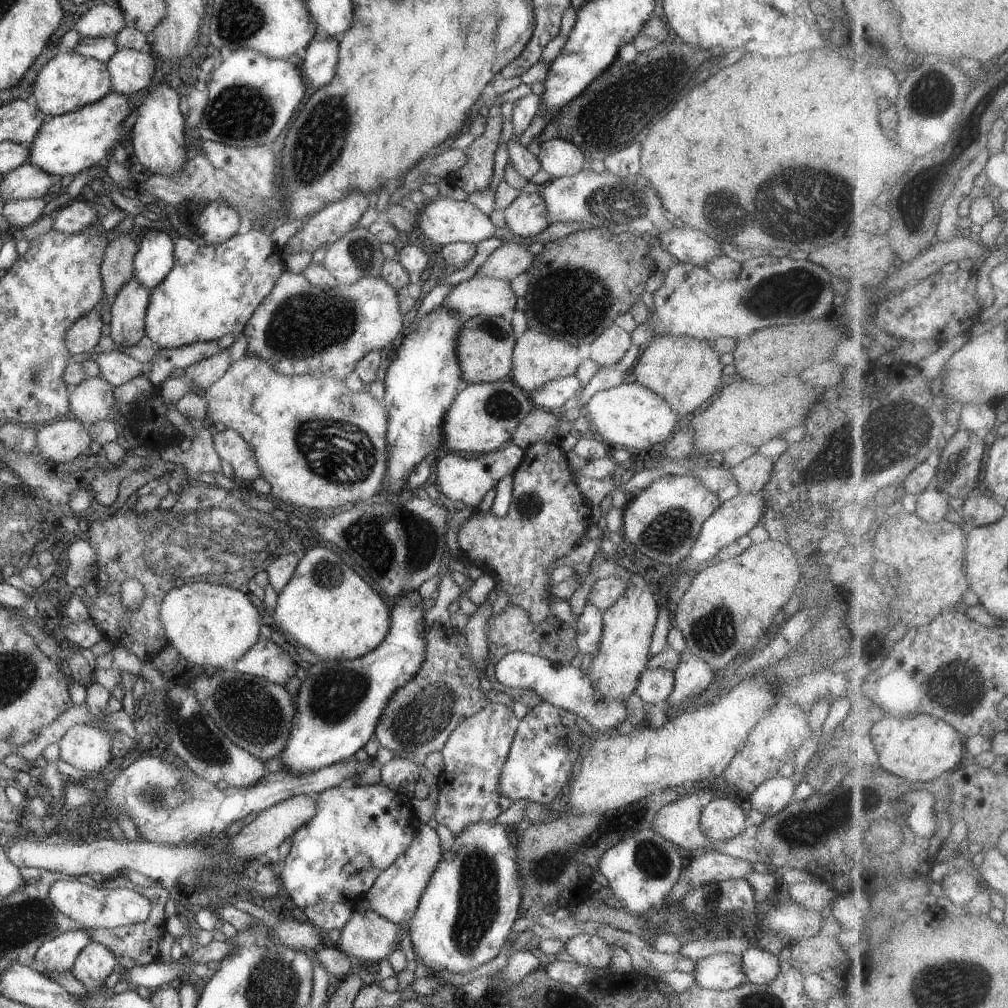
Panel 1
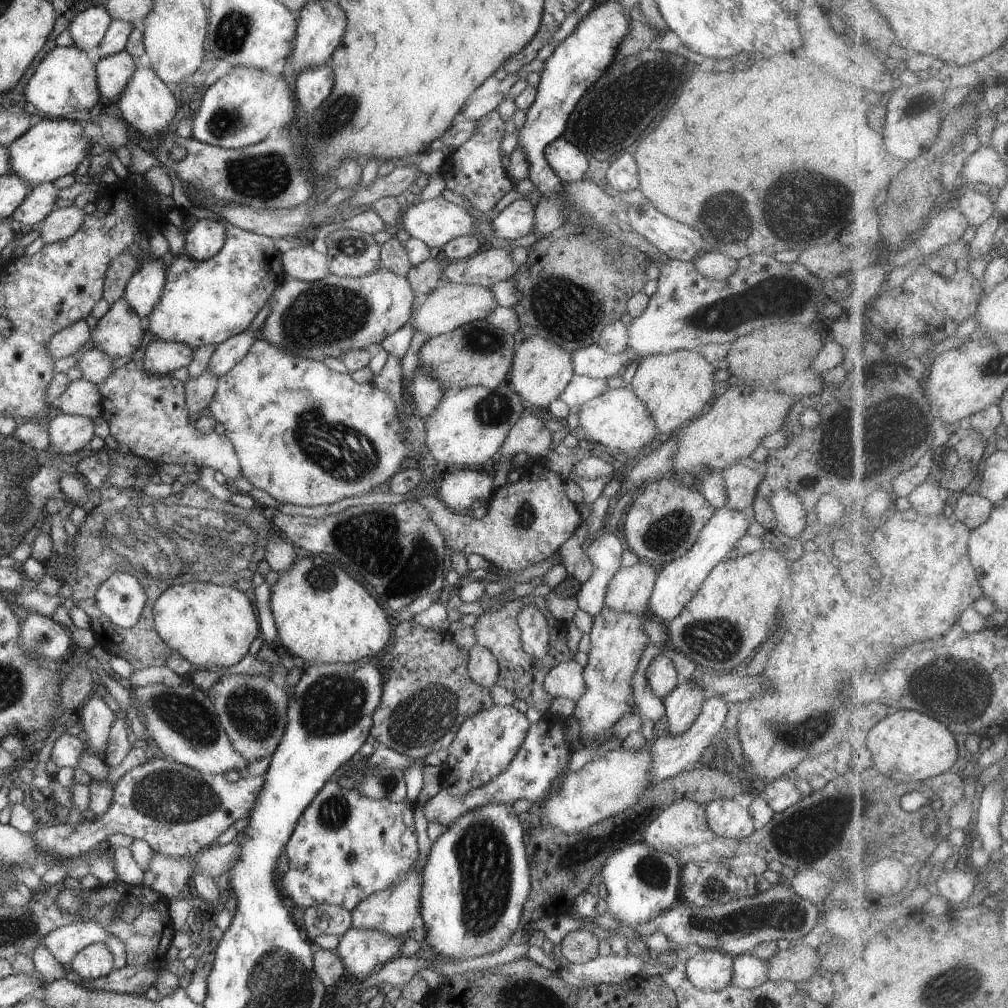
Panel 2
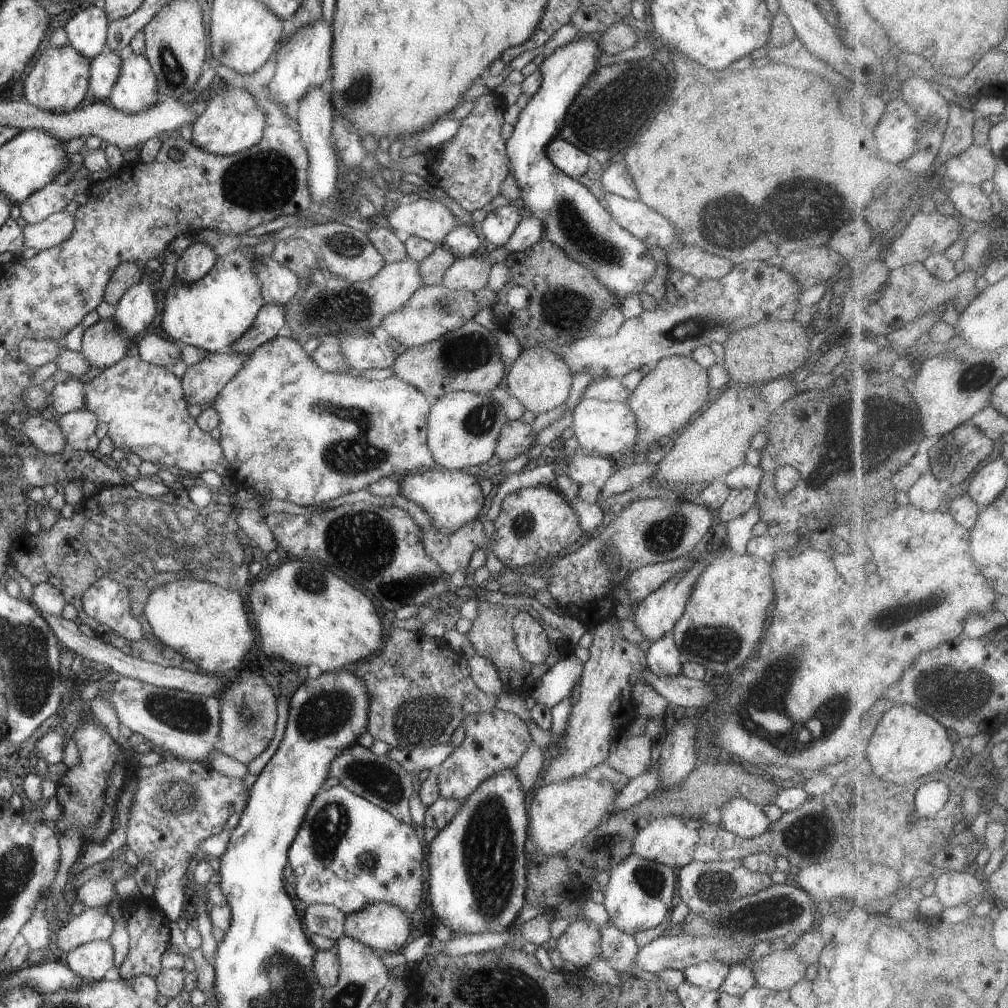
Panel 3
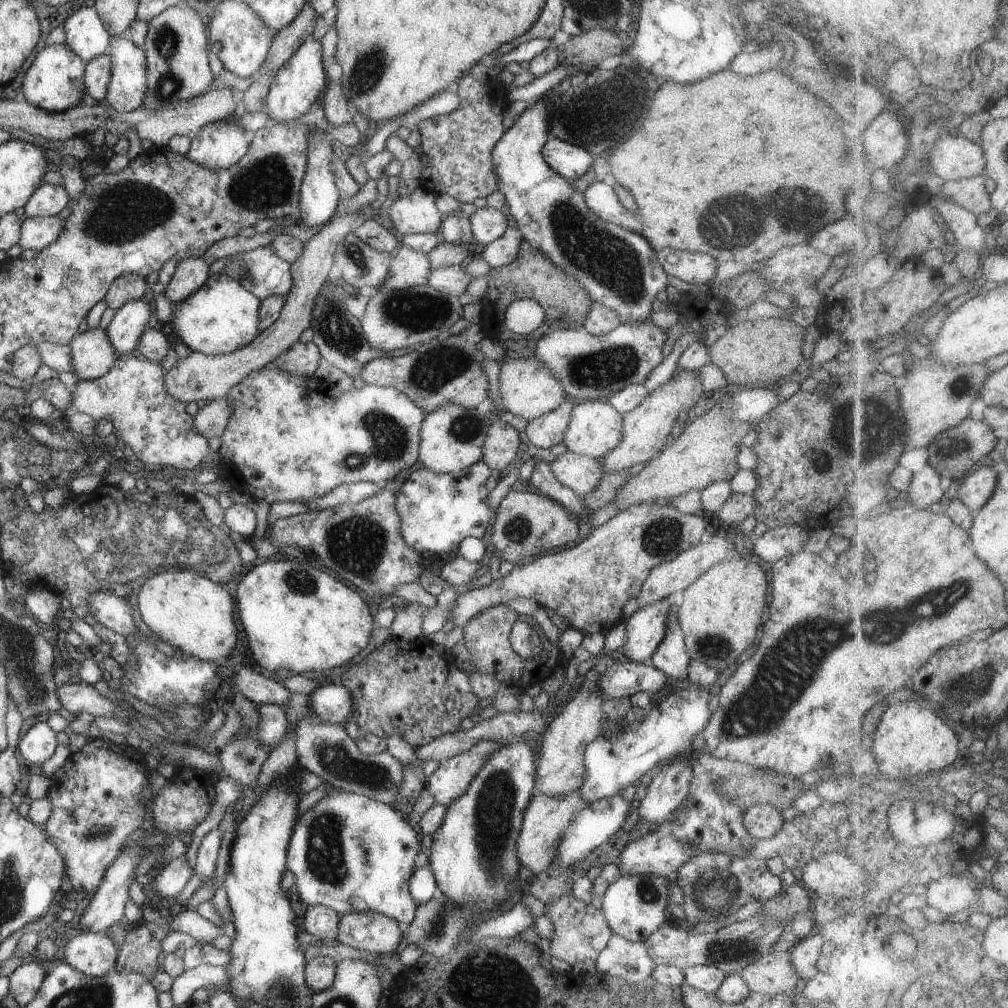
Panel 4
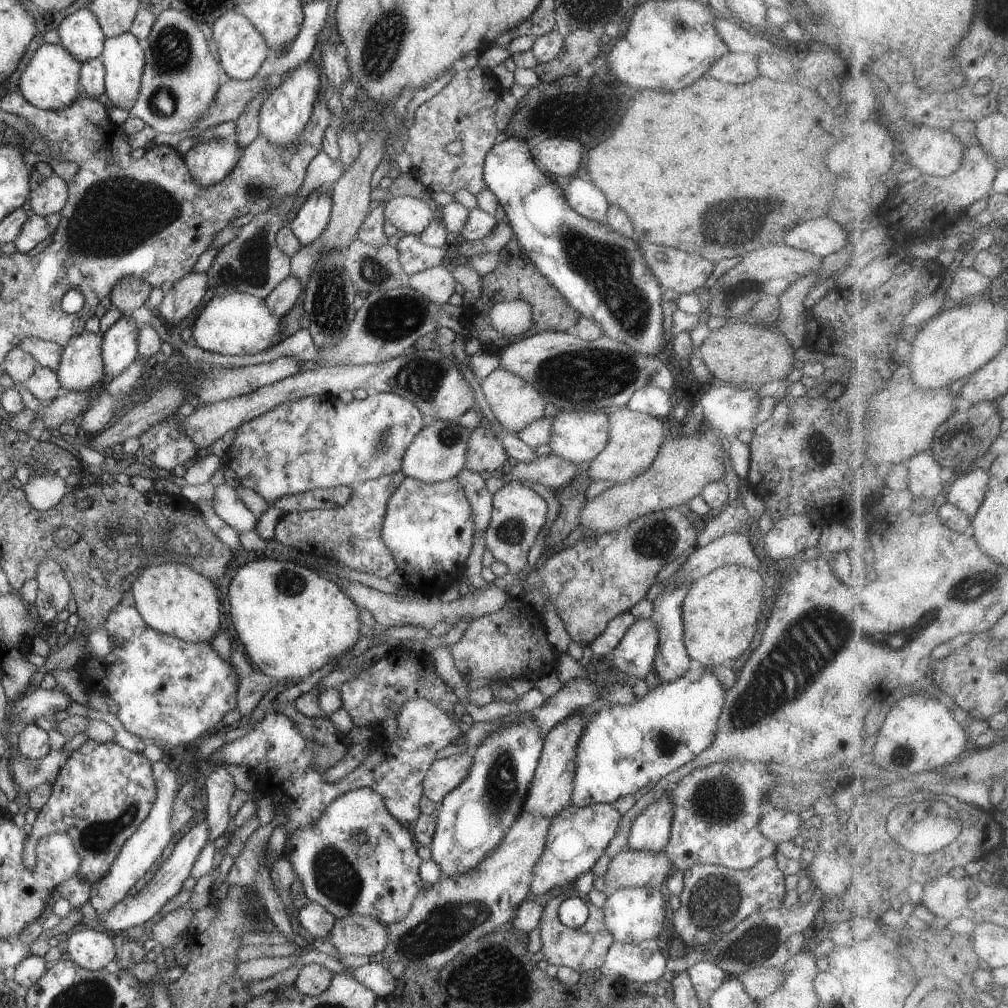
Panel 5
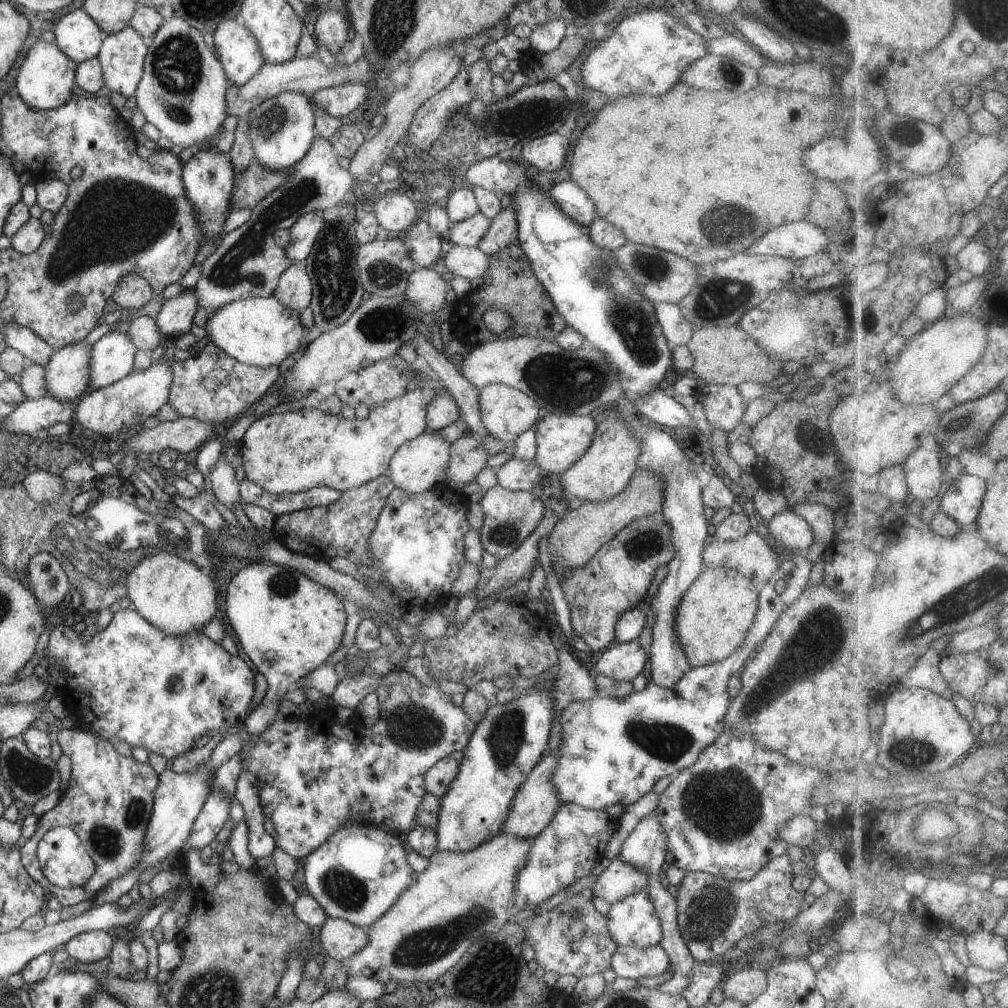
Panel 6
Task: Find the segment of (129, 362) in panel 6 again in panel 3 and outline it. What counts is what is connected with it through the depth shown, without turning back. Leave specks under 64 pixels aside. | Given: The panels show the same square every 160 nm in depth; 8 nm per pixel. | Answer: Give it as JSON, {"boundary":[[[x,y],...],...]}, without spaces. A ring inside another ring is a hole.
{"boundary":[[[140,282],[122,296],[116,306],[113,319],[132,339],[150,326],[156,312],[158,306],[156,306],[156,294],[152,292],[152,286]]]}

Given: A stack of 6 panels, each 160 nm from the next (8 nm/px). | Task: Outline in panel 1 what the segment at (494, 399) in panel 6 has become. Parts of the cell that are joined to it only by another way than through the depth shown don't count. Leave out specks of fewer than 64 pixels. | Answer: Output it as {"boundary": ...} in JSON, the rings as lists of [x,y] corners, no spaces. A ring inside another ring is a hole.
{"boundary":[[[528,329],[518,340],[515,340],[512,373],[509,378],[516,386],[531,395],[534,390],[546,386],[552,380],[575,375],[581,362],[582,358],[578,354],[577,346],[550,338],[550,335],[542,334],[538,330]]]}

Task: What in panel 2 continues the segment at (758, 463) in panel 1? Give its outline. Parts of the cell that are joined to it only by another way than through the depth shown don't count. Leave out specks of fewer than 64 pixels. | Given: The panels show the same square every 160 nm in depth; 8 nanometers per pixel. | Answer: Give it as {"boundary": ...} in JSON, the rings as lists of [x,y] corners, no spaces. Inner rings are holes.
{"boundary":[[[733,464],[721,473],[728,496],[726,506],[738,512],[745,512],[753,506],[758,484],[763,478],[761,471],[752,470],[742,464]]]}

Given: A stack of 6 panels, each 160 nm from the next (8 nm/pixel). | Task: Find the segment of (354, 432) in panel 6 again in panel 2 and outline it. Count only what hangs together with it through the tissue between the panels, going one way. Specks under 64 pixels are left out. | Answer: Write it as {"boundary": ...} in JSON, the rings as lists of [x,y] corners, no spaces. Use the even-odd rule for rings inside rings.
{"boundary":[[[415,332],[414,338],[412,338],[412,344],[408,348],[408,354],[401,360],[402,363],[402,400],[405,408],[404,413],[407,424],[401,423],[398,408],[395,401],[393,401],[386,392],[378,390],[373,384],[357,384],[352,380],[349,373],[340,374],[334,370],[330,370],[322,361],[310,360],[310,358],[302,358],[302,356],[296,356],[296,354],[290,354],[266,340],[260,339],[252,344],[252,348],[248,350],[246,356],[230,370],[227,374],[220,376],[218,379],[218,386],[215,390],[214,398],[207,407],[207,413],[213,417],[218,423],[224,425],[225,436],[230,440],[230,444],[234,446],[234,450],[238,456],[240,462],[240,470],[242,476],[248,479],[253,484],[254,488],[266,491],[272,498],[280,503],[288,503],[296,506],[303,507],[316,507],[320,505],[329,505],[337,503],[345,498],[351,498],[354,496],[362,496],[364,494],[374,494],[376,488],[387,482],[402,465],[406,459],[412,460],[415,456],[422,451],[422,447],[425,444],[426,432],[425,421],[422,418],[418,418],[414,412],[412,412],[412,396],[408,394],[408,388],[406,388],[406,382],[410,382],[416,374],[416,370],[419,368],[418,352],[422,348],[422,344],[429,340],[428,334],[422,334],[422,332]]]}

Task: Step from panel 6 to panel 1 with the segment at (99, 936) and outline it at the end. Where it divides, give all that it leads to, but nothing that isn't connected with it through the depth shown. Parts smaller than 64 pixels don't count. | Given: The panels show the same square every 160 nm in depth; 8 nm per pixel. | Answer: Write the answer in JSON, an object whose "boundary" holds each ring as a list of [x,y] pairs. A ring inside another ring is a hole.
{"boundary":[[[92,941],[78,954],[71,972],[87,992],[97,992],[103,984],[107,984],[118,965],[118,960],[110,948]]]}

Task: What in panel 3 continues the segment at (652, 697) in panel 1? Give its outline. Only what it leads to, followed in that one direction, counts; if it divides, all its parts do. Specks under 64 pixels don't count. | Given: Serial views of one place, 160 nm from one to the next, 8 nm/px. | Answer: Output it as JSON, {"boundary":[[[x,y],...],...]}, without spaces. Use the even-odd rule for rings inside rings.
{"boundary":[[[668,633],[645,652],[647,668],[656,676],[674,677],[682,673],[683,662],[674,638]]]}

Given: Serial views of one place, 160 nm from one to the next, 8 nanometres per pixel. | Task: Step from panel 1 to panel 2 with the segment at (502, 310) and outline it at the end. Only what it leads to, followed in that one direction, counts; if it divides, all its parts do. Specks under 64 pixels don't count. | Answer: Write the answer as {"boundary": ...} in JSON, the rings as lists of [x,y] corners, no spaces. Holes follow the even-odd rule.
{"boundary":[[[448,282],[428,292],[422,304],[413,310],[412,326],[415,332],[428,334],[432,338],[457,330],[467,323],[485,319],[488,312],[492,312],[496,306],[497,301],[491,288]]]}

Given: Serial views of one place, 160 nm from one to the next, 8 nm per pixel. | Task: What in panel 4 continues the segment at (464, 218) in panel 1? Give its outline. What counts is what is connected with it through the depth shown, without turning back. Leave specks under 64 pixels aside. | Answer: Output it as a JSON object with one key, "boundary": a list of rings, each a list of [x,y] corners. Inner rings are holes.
{"boundary":[[[424,186],[403,198],[396,197],[388,208],[391,229],[399,236],[438,233],[443,220],[436,198],[437,195]]]}

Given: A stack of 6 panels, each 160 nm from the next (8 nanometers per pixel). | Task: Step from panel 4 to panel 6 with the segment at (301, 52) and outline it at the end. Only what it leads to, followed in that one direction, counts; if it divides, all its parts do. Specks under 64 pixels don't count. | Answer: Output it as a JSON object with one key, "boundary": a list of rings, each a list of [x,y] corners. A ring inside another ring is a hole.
{"boundary":[[[281,92],[265,100],[248,114],[249,137],[253,146],[254,160],[268,170],[279,171],[300,162],[310,150],[315,130],[315,108],[311,97],[303,92]]]}

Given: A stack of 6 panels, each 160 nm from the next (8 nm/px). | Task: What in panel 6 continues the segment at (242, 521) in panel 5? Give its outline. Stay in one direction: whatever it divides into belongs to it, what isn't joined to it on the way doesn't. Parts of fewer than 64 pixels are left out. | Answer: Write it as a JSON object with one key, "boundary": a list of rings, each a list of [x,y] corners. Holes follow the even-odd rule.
{"boundary":[[[224,454],[215,464],[210,478],[212,492],[214,492],[217,502],[221,502],[226,508],[230,508],[232,512],[238,504],[243,505],[239,493],[239,482],[234,475],[234,469],[225,461]]]}

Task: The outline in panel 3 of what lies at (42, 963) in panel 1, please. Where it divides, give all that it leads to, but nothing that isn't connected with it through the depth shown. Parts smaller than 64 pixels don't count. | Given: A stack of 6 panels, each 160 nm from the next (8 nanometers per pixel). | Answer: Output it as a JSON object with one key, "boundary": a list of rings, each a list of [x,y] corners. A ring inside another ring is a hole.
{"boundary":[[[108,905],[86,908],[79,916],[54,931],[53,945],[58,954],[68,952],[76,946],[96,940],[108,940],[114,932],[115,922]]]}

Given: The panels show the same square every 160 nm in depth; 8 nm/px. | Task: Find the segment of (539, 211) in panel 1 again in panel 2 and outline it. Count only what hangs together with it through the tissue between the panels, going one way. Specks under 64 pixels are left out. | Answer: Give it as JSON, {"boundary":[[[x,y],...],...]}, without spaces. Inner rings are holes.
{"boundary":[[[534,196],[512,202],[492,220],[494,236],[513,241],[532,233],[534,212]]]}

